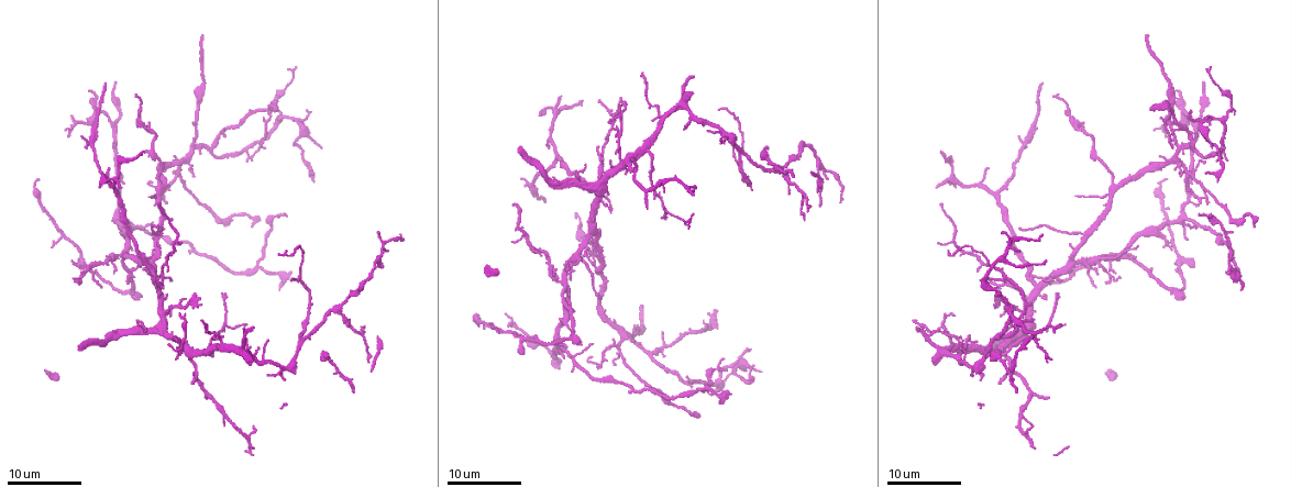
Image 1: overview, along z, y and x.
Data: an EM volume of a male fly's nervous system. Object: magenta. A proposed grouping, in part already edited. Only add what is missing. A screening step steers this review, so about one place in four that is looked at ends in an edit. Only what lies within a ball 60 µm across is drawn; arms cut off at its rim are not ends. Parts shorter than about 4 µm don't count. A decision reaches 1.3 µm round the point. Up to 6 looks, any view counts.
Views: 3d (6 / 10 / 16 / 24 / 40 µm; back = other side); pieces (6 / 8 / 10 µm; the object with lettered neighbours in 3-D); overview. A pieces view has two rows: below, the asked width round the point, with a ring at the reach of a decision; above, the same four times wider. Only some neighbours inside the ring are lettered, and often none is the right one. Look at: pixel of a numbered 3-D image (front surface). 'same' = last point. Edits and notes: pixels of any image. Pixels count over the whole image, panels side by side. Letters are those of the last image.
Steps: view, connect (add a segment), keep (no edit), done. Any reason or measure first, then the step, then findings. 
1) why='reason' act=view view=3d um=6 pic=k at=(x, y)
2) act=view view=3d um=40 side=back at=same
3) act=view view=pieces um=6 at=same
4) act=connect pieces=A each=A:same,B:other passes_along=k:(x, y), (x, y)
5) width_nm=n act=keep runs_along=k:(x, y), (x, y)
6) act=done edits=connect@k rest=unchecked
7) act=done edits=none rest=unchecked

act=view view=3d um=24 pic=1 at=(1254, 227)

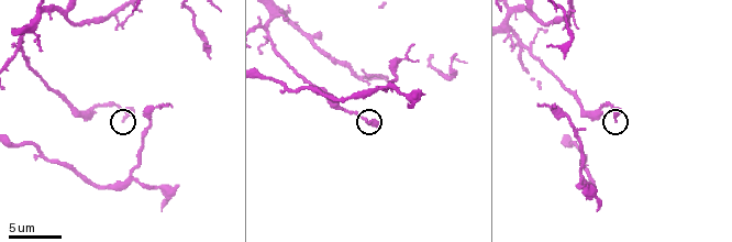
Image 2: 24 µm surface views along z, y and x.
why='what lies round it' act=view view=pieces um=6 pic=2 at=(368, 124)

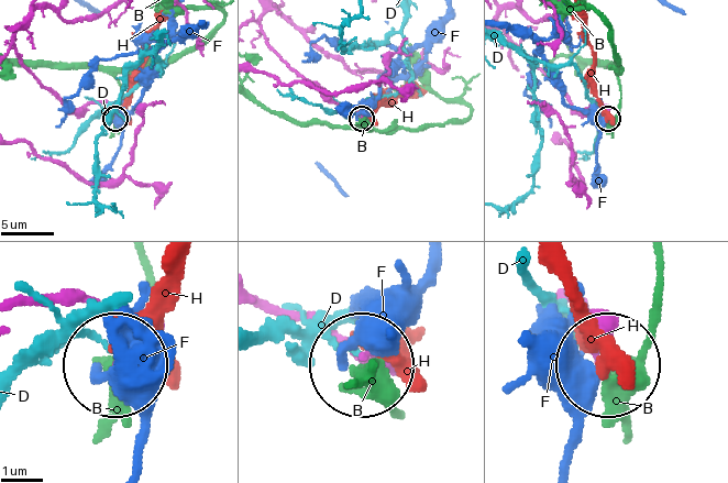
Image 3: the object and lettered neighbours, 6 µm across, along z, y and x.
width_nm=160 act=keep each=B:other,D:other,F:other,H:other found='no lettered segment goes on from it'

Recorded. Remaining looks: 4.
why='branch stops here' act=view view=3d um=16 pic=1 at=(1050, 397)

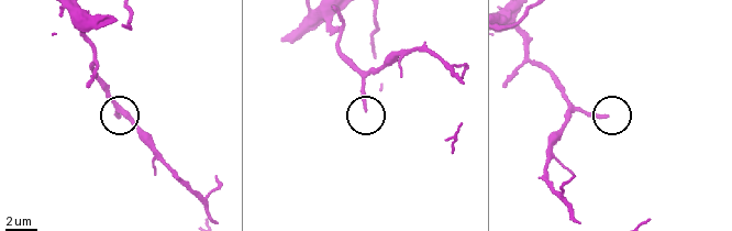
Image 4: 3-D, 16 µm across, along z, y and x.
act=view view=pieces um=8 pic=4 at=(367, 110)

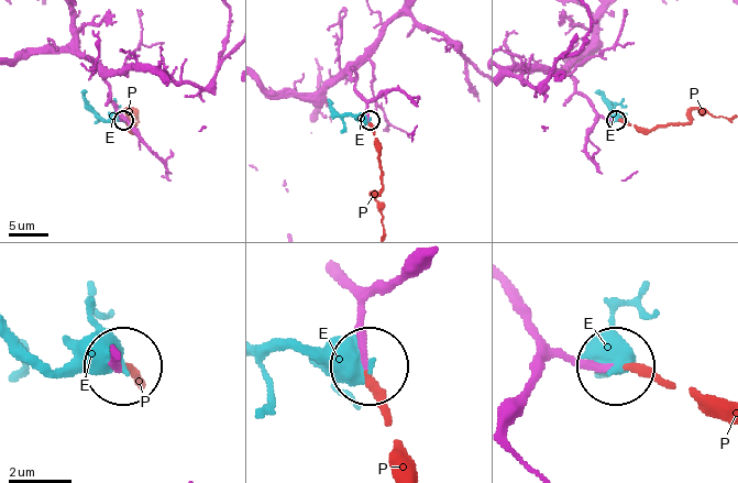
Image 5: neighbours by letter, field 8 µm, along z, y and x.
width_nm=180 act=connect pieces=P each=E:other,P:same found='the neuron continues'

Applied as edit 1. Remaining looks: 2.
act=done edits=connect@5 rest=unchecked

